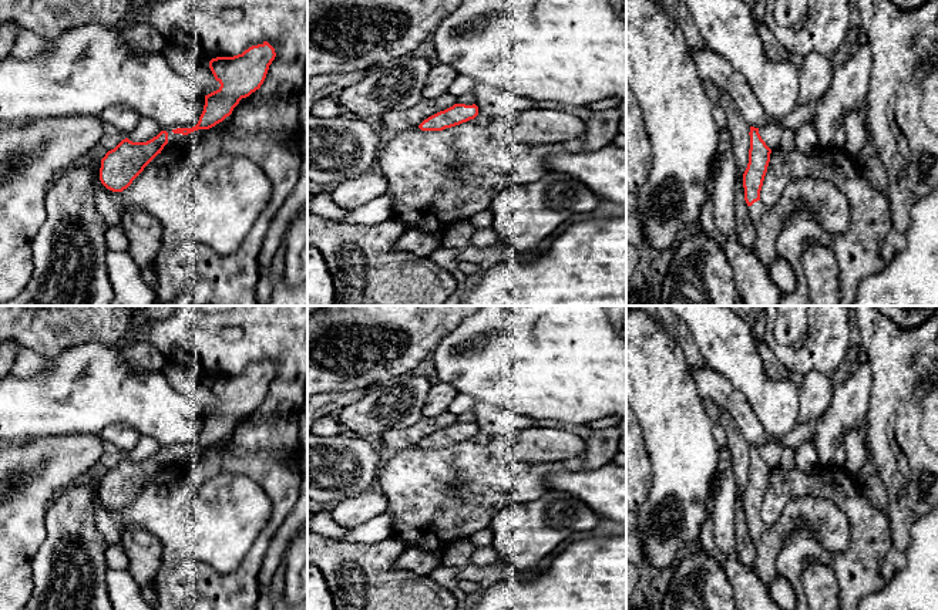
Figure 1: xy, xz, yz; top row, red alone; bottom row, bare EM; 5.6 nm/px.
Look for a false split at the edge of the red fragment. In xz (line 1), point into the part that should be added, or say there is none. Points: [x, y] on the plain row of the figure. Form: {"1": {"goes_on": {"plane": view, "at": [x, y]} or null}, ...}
{"1": {"goes_on": null}}

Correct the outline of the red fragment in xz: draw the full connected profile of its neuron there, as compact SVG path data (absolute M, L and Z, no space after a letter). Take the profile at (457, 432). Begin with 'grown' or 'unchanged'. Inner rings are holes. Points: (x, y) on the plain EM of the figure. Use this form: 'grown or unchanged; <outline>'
unchanged; M454 422L453 425L440 429L427 438L424 438L418 446L421 449L443 449L474 438L478 434L478 425L475 422Z

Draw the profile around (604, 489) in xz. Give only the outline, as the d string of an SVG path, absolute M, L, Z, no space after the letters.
M609 462L596 469L564 469L544 478L547 489L567 492L602 519L626 523L626 468Z

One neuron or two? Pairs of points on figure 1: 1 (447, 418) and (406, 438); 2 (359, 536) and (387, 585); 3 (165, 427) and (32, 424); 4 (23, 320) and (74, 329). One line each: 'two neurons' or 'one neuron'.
1: one neuron
2: two neurons
3: one neuron
4: one neuron

